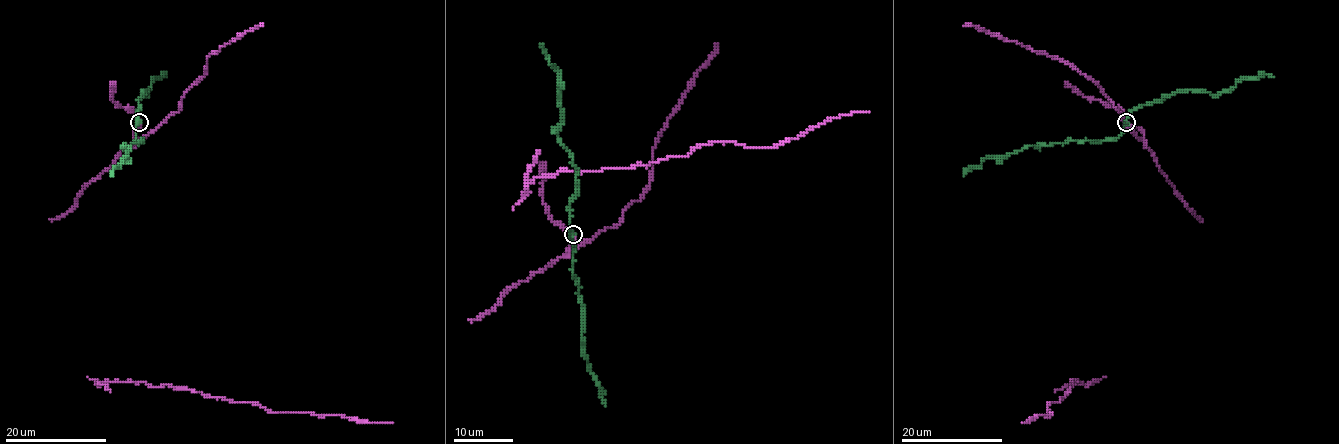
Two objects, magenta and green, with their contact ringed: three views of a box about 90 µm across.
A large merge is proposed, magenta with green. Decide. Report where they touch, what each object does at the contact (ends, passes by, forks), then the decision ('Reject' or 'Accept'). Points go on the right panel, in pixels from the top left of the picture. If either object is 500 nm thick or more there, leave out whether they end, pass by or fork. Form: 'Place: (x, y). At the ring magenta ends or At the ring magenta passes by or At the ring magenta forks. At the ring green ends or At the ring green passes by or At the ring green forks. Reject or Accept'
Place: (1126, 122). At the ring magenta passes by. At the ring green passes by. Reject

